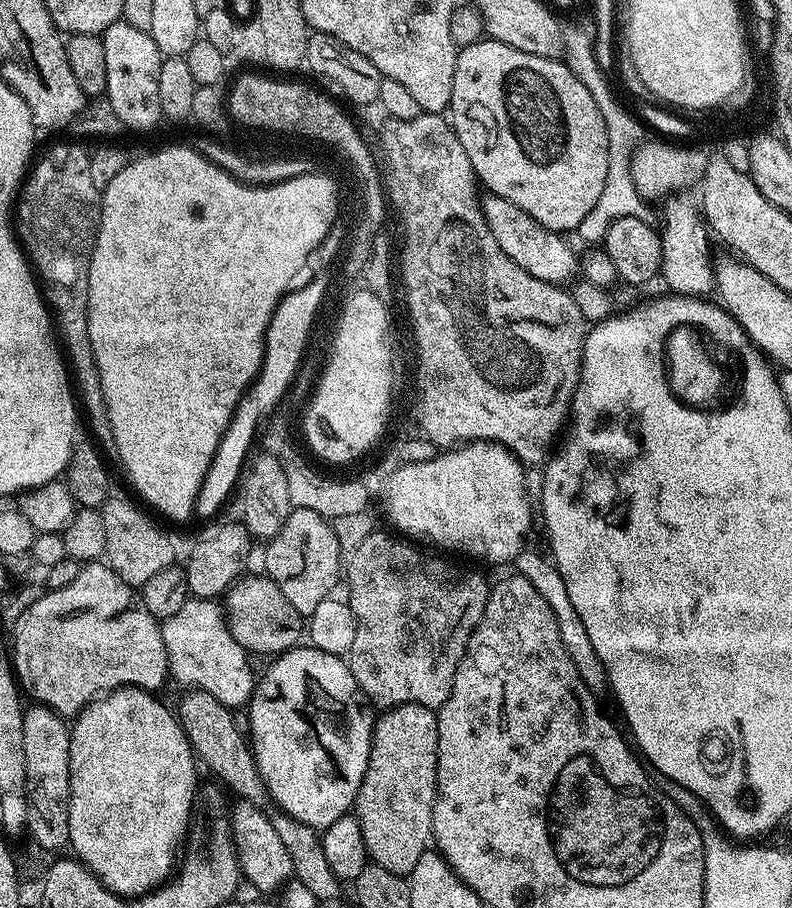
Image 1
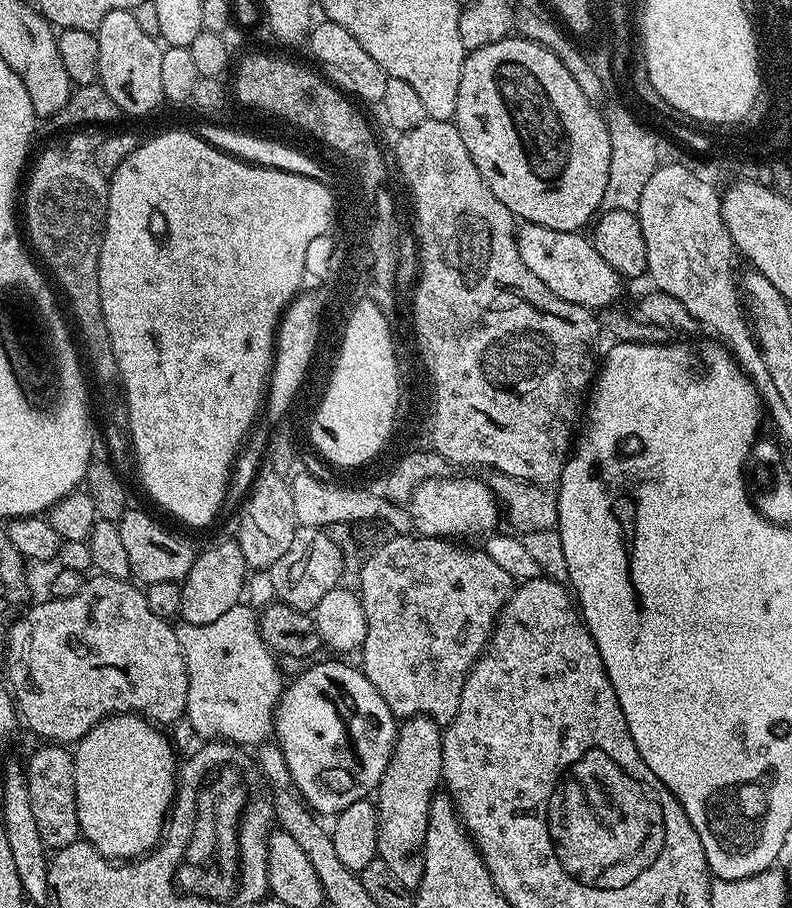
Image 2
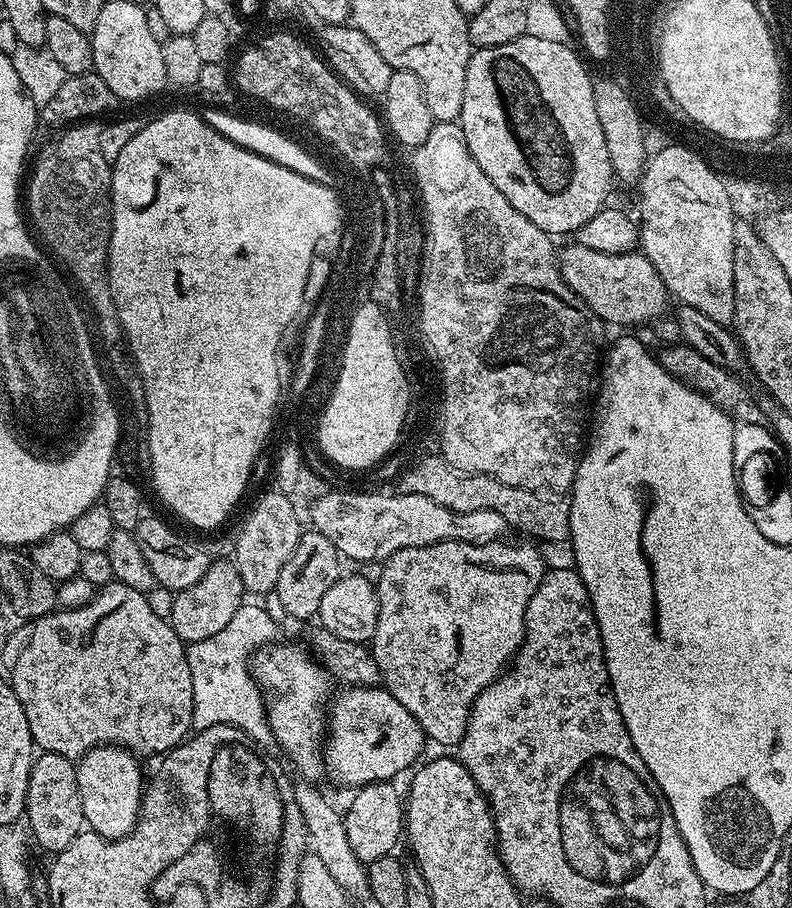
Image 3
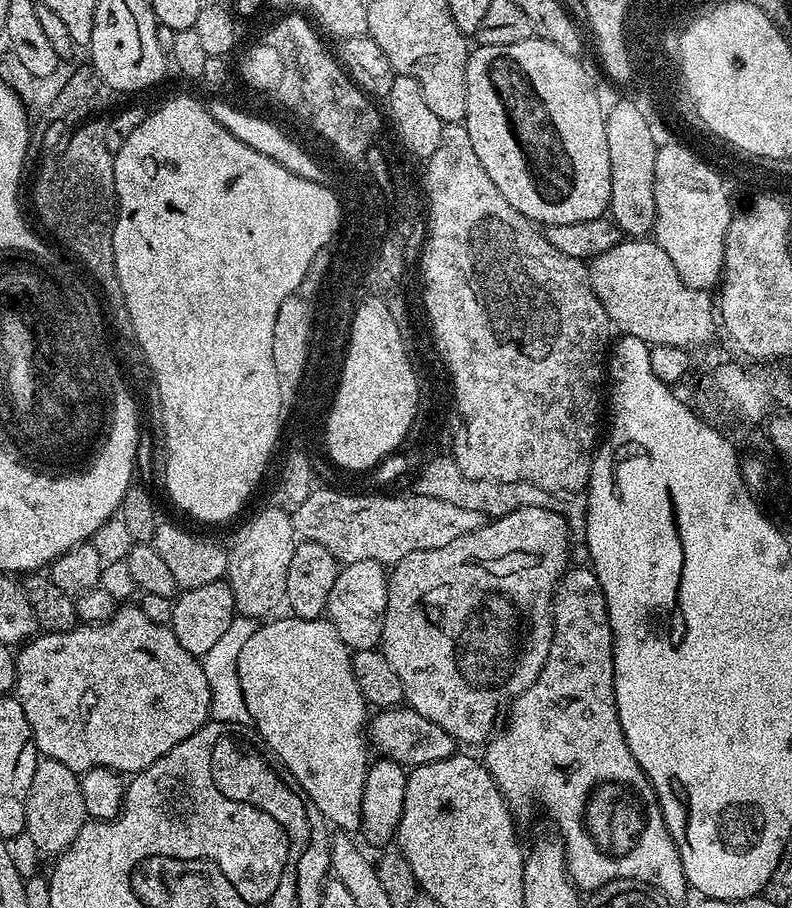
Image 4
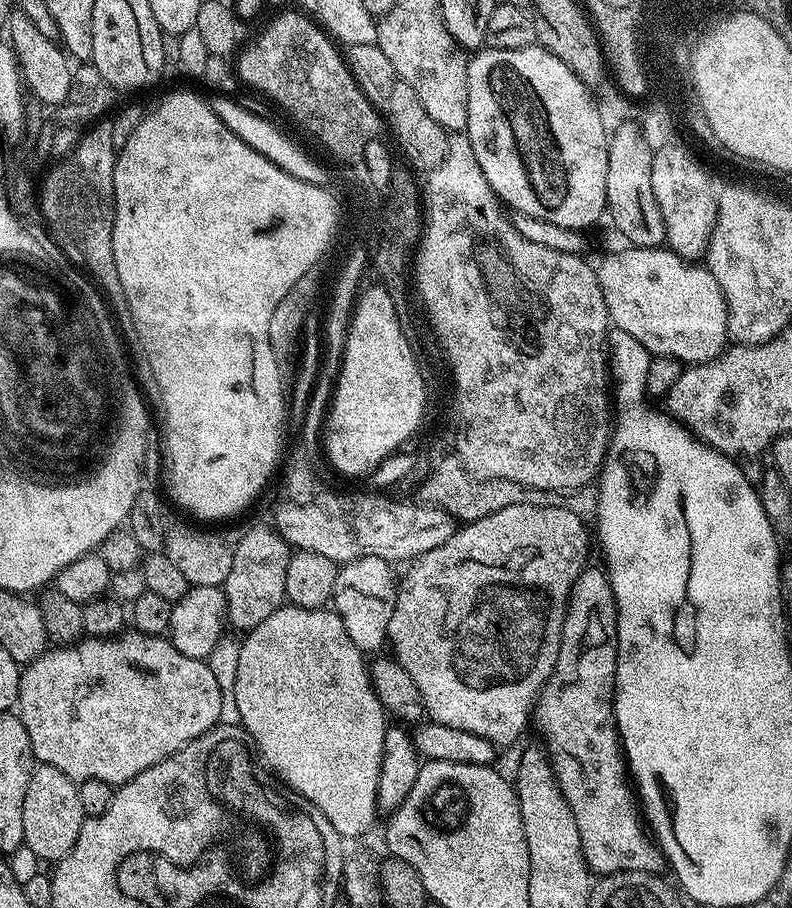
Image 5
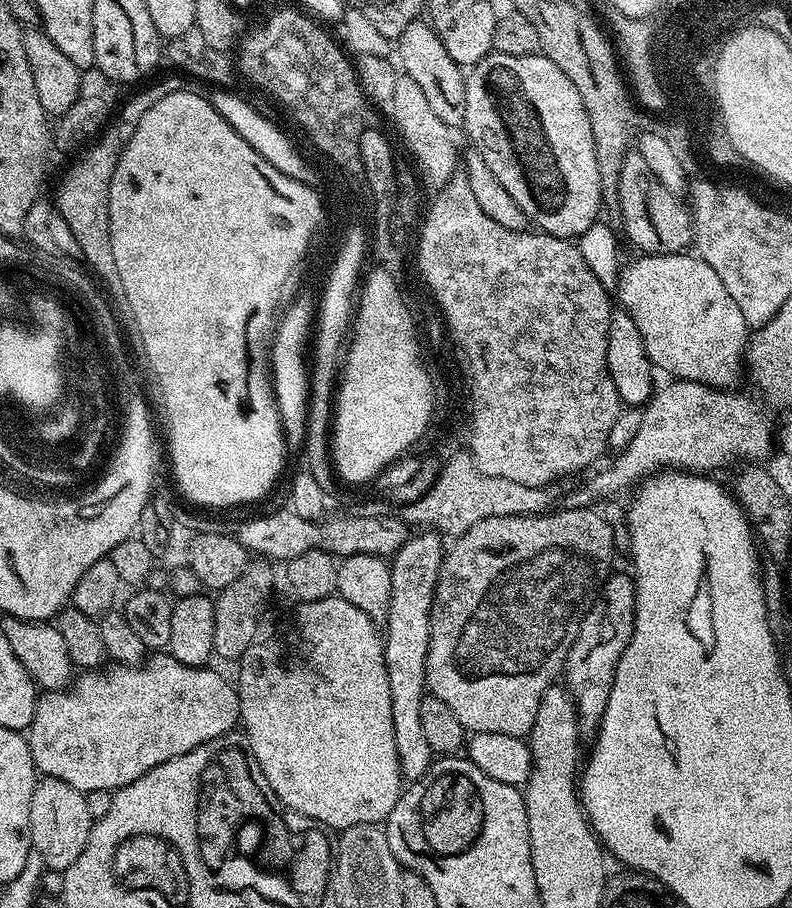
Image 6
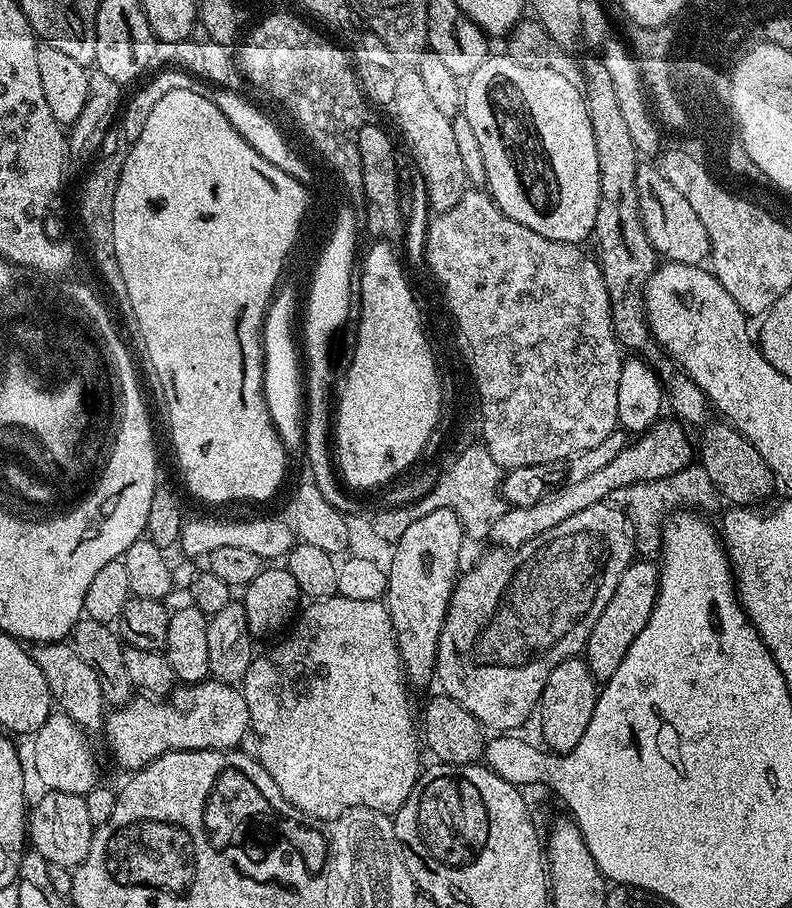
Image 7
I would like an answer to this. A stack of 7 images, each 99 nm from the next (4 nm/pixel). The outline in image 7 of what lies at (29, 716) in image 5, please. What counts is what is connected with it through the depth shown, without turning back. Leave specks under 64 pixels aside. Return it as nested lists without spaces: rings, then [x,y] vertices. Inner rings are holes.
[[[207,679],[200,684],[186,684],[172,689],[167,698],[133,698],[127,704],[107,713],[102,725],[103,735],[108,735],[108,744],[112,747],[112,756],[127,770],[145,768],[154,758],[167,752],[178,750],[236,750],[250,732],[250,710],[246,698],[239,687],[224,684],[221,680]],[[53,711],[51,716],[46,718],[46,722],[31,737],[32,743],[32,764],[30,760],[30,768],[36,771],[36,776],[45,785],[43,786],[50,792],[65,792],[66,794],[74,794],[75,796],[83,796],[85,792],[89,792],[91,788],[97,787],[100,776],[100,768],[96,765],[96,756],[92,753],[92,744],[89,733],[83,728],[79,728],[69,716],[65,716],[63,712]]]

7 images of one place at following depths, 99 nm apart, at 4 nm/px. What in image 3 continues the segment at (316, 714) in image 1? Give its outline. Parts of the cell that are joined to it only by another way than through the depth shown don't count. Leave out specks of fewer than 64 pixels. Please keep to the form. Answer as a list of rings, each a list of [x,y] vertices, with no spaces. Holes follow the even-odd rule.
[[[344,686],[339,690],[341,692],[337,691],[330,700],[332,713],[326,716],[326,739],[322,744],[327,779],[337,780],[348,790],[355,790],[379,780],[392,782],[399,772],[407,773],[421,759],[420,751],[426,745],[424,731],[414,714],[410,714],[410,710],[383,686]]]

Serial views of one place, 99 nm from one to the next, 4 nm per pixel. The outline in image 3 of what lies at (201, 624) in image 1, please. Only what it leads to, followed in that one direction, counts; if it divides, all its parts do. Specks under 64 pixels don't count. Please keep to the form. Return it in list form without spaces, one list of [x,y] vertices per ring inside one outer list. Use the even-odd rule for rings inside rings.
[[[246,602],[221,633],[187,645],[187,660],[190,662],[191,681],[194,682],[192,725],[195,731],[216,725],[232,725],[241,729],[249,741],[261,749],[275,745],[268,724],[266,696],[252,675],[251,661],[260,649],[277,639],[276,630],[278,624],[261,603]]]

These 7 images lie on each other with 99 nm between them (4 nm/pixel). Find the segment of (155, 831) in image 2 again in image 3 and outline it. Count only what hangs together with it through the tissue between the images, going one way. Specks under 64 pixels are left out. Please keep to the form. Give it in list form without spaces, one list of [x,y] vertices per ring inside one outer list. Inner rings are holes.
[[[106,744],[102,748],[90,750],[76,764],[84,823],[102,838],[117,840],[128,836],[140,819],[140,802],[144,799],[146,776],[140,773],[139,762],[141,763],[127,748]]]

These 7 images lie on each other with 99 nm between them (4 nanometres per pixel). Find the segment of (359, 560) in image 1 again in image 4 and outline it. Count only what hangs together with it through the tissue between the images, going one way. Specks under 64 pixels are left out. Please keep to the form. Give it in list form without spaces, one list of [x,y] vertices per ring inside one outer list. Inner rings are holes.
[[[526,506],[505,516],[489,519],[481,528],[474,530],[474,534],[462,534],[454,538],[454,542],[446,542],[446,546],[438,546],[434,550],[418,550],[414,554],[406,554],[406,558],[396,563],[388,577],[388,605],[379,651],[383,652],[386,662],[394,666],[398,679],[402,682],[407,707],[422,714],[422,718],[430,718],[430,722],[442,726],[442,730],[446,730],[446,734],[450,734],[461,745],[483,745],[497,731],[496,719],[499,716],[501,719],[502,710],[507,709],[511,701],[518,699],[544,669],[552,645],[552,596],[556,593],[557,582],[570,567],[568,544],[570,545],[568,523],[558,513],[542,506]]]

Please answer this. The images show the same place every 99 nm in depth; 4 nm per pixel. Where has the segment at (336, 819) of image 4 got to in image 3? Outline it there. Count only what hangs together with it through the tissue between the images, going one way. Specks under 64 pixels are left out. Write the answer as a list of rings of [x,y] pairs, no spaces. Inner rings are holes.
[[[273,642],[260,649],[251,661],[251,672],[268,695],[266,700],[268,724],[273,731],[275,743],[292,759],[293,766],[301,772],[299,775],[303,779],[316,782],[319,781],[319,776],[325,775],[320,707],[323,704],[325,707],[326,697],[333,691],[334,680],[328,669],[303,643],[300,643],[301,645],[280,643]]]

